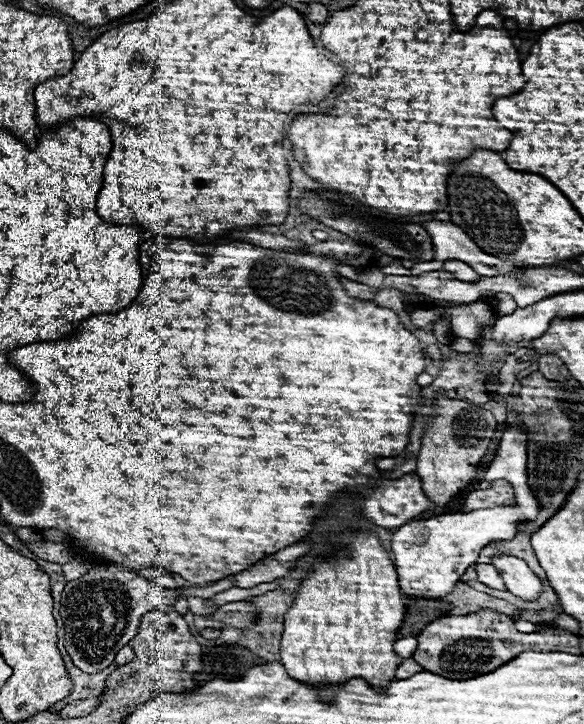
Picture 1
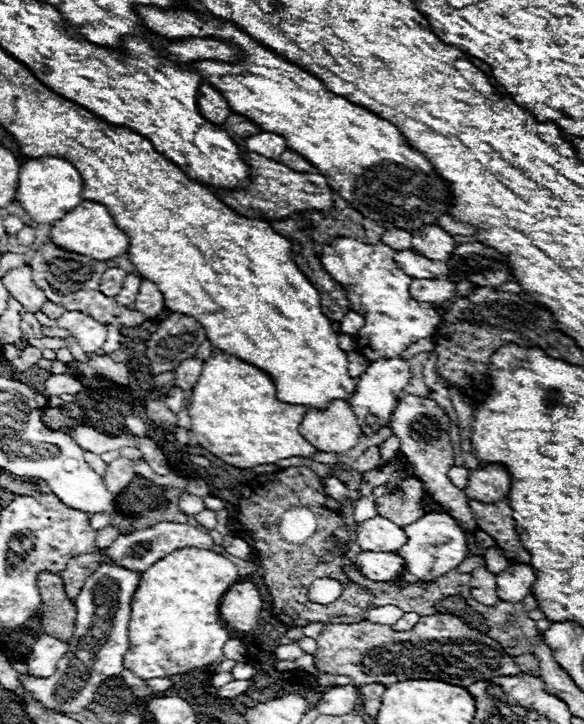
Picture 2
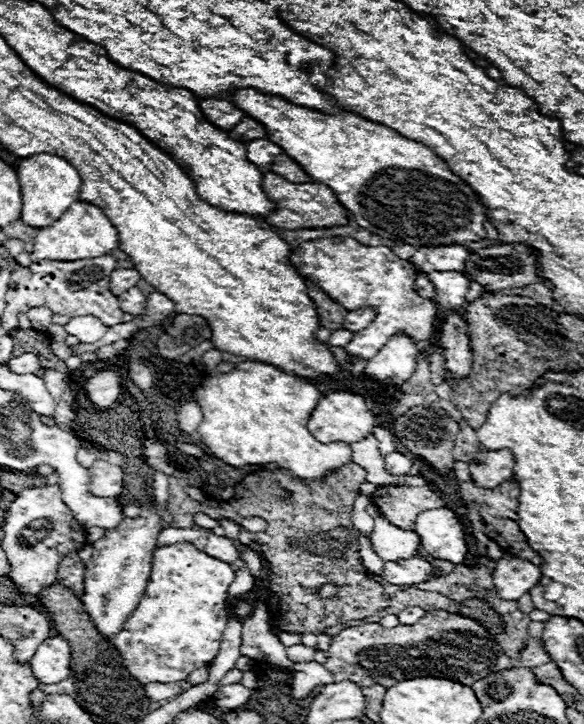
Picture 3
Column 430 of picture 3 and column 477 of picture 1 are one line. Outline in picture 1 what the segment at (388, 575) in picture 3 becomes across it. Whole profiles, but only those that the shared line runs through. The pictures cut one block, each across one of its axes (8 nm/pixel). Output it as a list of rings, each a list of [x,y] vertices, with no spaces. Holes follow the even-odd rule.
[[[478,564],[476,572],[478,572],[478,580],[482,584],[486,584],[490,588],[496,588],[496,590],[506,590],[506,584],[504,584],[500,572],[492,564]]]

